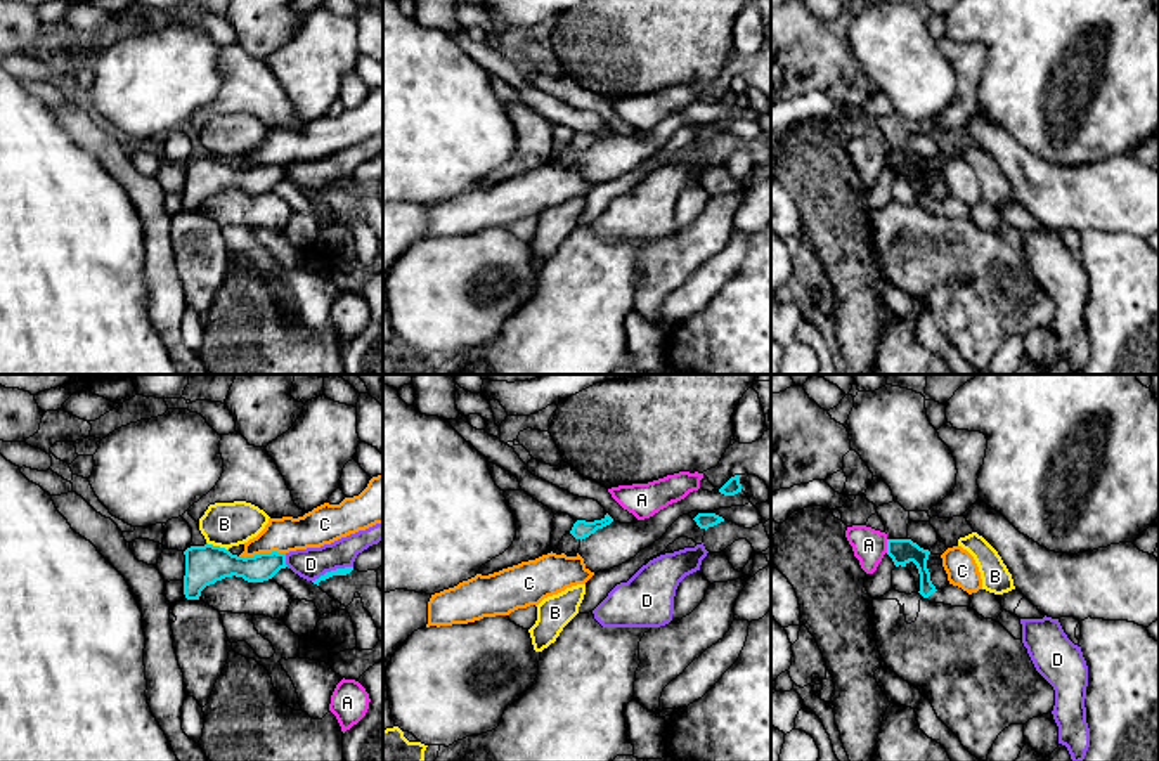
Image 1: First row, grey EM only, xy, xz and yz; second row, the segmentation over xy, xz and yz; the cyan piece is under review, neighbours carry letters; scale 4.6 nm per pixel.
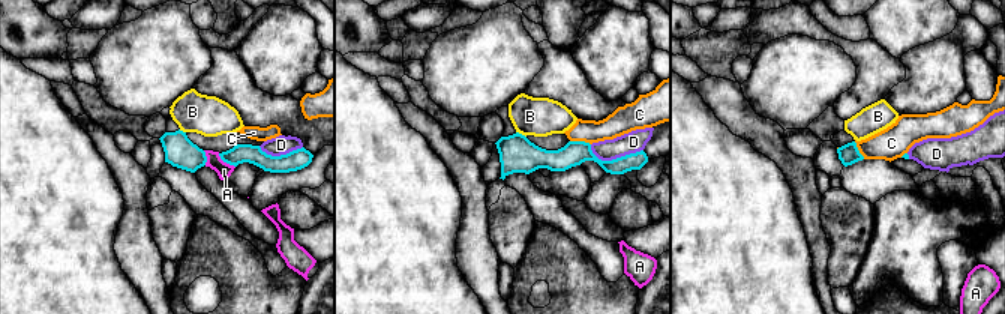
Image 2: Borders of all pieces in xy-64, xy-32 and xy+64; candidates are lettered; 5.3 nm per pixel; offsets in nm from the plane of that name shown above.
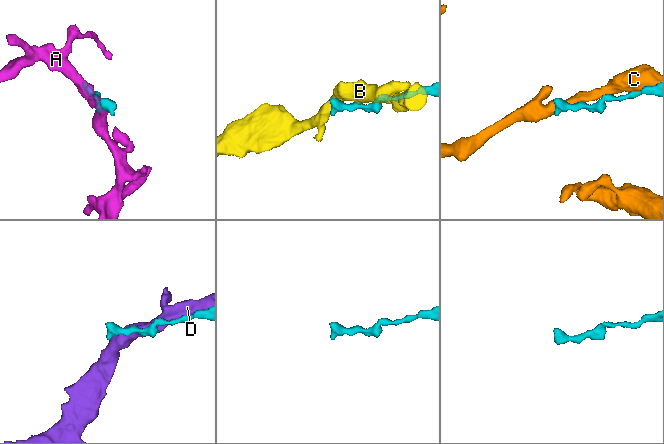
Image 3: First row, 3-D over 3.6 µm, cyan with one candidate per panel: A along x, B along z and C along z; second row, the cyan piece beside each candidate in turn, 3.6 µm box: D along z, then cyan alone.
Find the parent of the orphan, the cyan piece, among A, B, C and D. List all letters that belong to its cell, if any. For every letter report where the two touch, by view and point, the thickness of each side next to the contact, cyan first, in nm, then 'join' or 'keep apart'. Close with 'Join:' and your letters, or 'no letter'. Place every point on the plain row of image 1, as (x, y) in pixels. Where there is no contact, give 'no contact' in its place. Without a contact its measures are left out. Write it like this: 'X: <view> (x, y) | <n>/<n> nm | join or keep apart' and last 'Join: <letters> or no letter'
A: yz (887, 158) | 120/160 nm | keep apart
B: xy (217, 158) | 180/200 nm | keep apart
C: xy (262, 165) | 170/160 nm | keep apart
D: xy (331, 182) | 40/150 nm | keep apart
Join: no letter

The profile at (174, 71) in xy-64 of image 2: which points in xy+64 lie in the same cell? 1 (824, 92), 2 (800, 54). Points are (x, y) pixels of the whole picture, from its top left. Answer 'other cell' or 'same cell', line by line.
1: same cell
2: same cell

